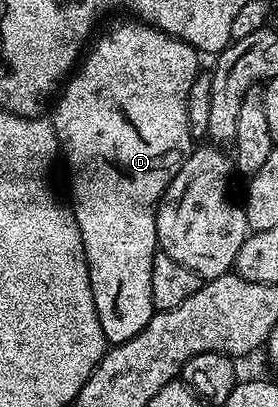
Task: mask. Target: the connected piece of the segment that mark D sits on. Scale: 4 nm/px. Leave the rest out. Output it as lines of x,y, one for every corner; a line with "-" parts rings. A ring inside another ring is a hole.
131,22
95,36
82,62
55,96
56,108
50,112
63,158
68,158
68,175
72,178
70,206
82,233
98,321
112,345
125,343
142,333
153,317
151,265
158,252
156,204
194,150
187,127
187,94
198,74
198,52
178,37
148,23

